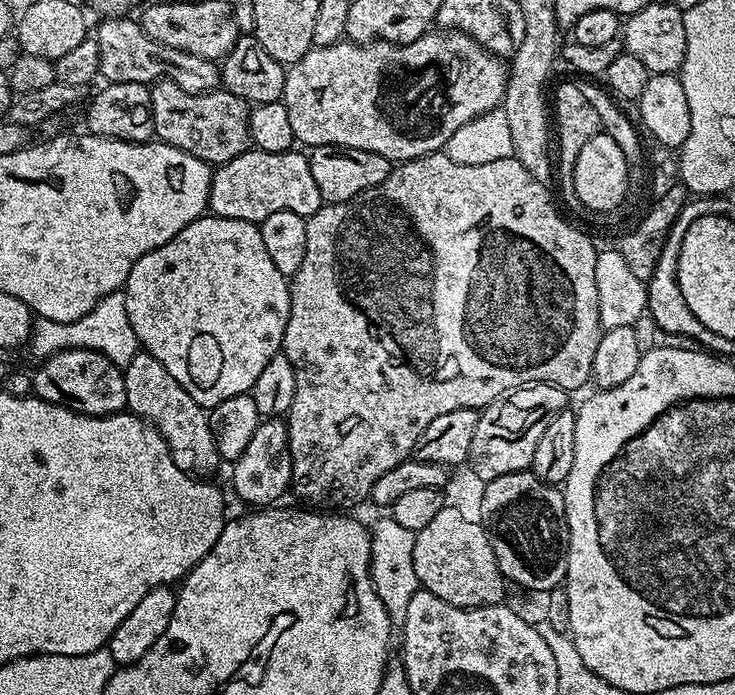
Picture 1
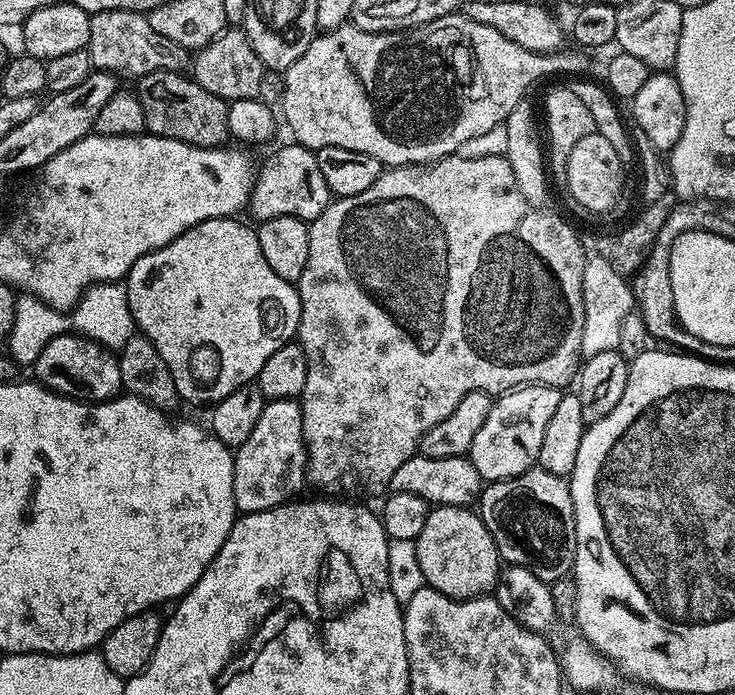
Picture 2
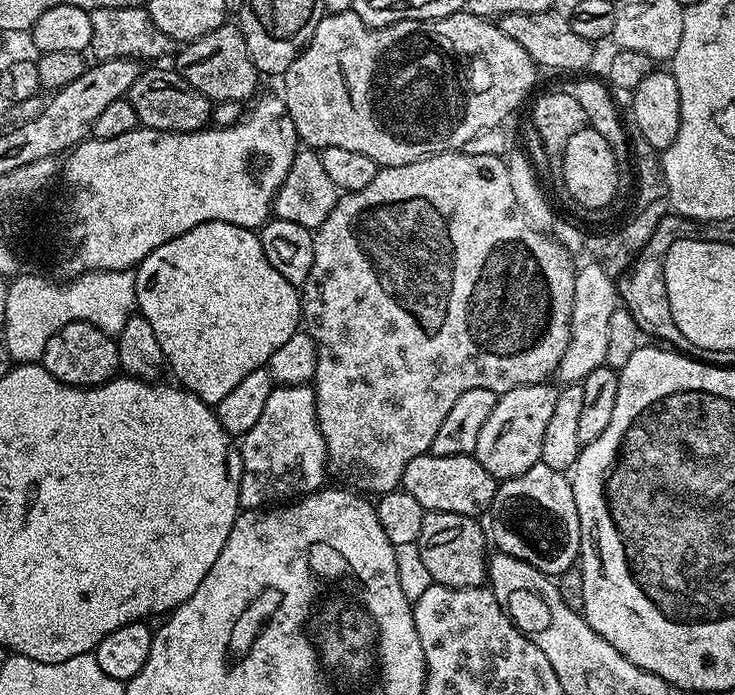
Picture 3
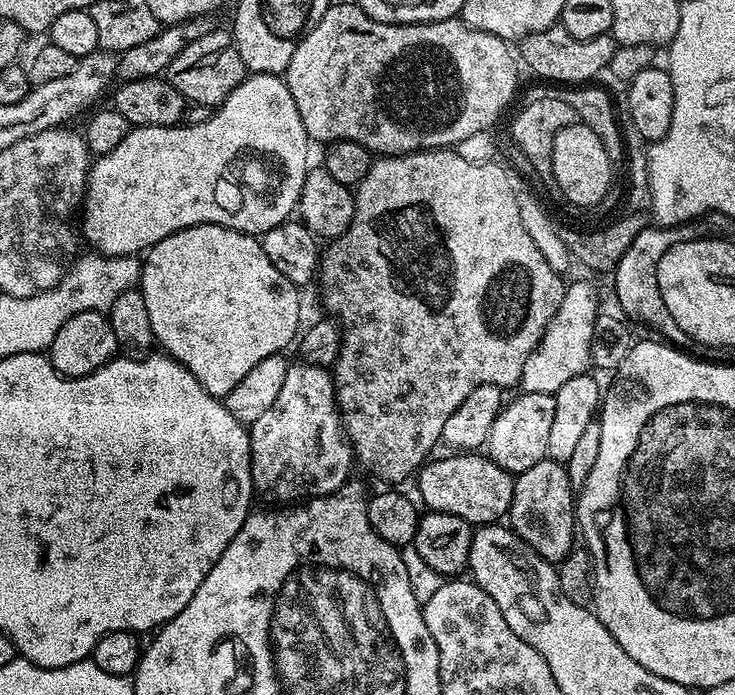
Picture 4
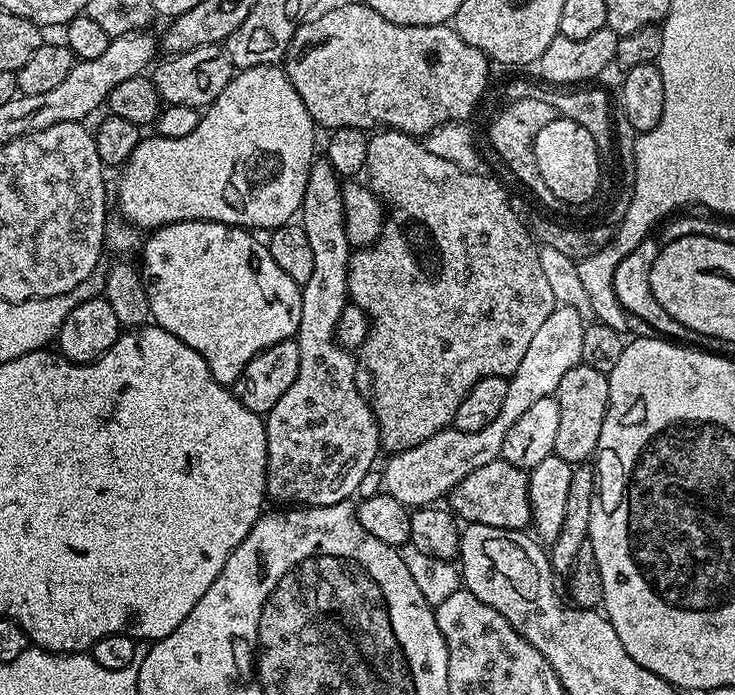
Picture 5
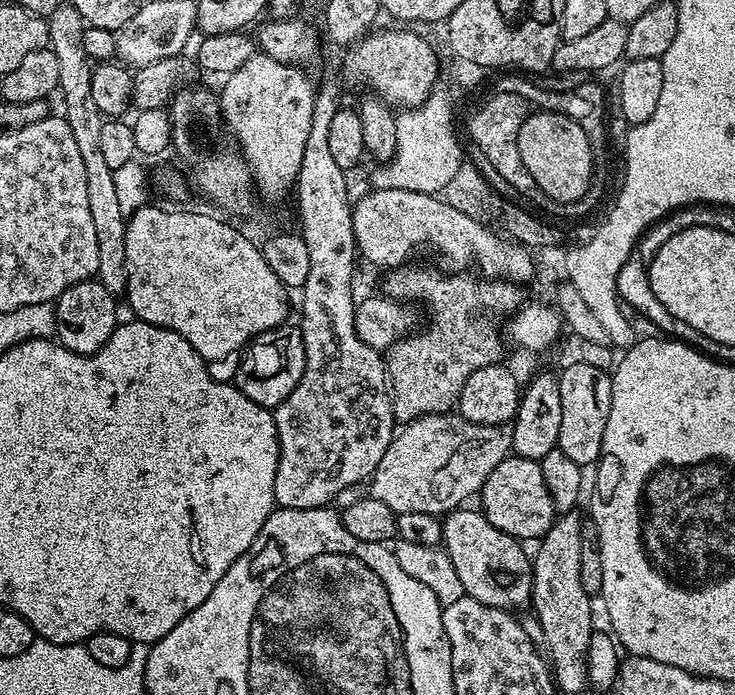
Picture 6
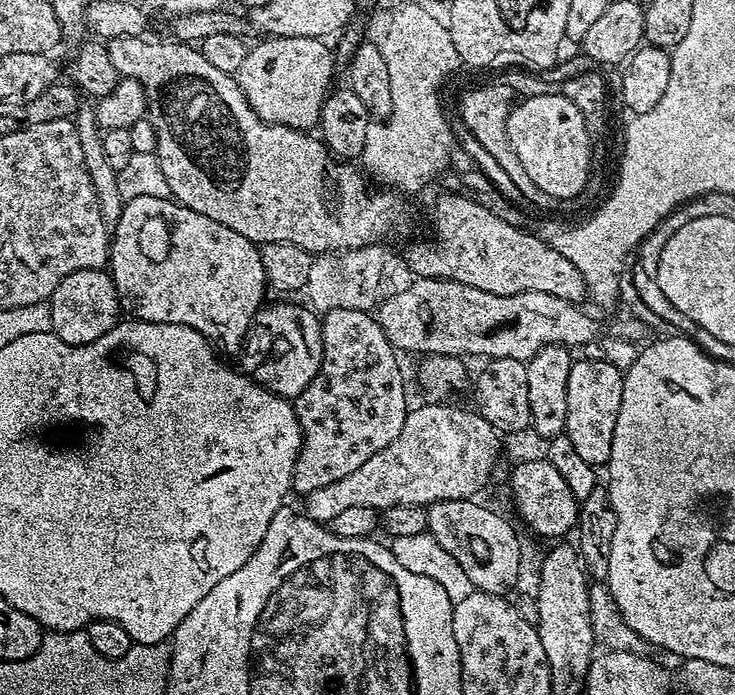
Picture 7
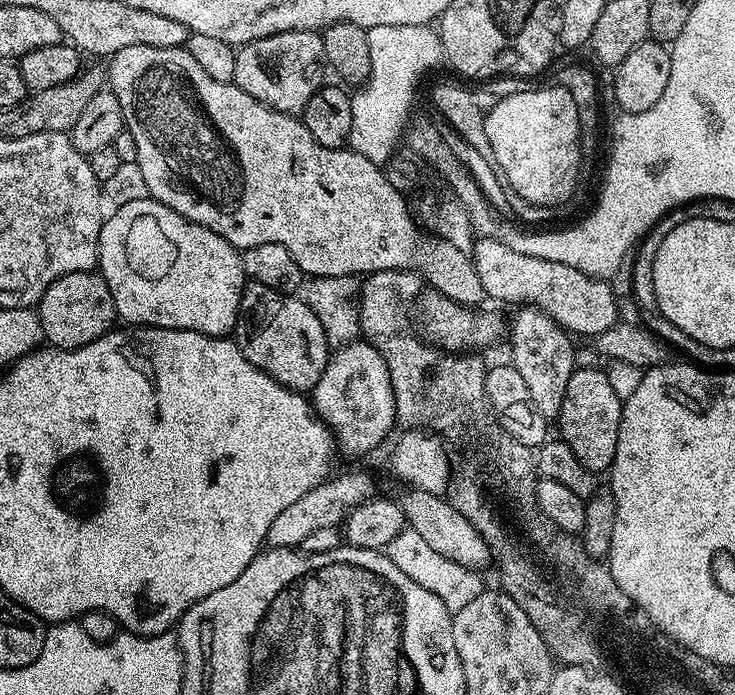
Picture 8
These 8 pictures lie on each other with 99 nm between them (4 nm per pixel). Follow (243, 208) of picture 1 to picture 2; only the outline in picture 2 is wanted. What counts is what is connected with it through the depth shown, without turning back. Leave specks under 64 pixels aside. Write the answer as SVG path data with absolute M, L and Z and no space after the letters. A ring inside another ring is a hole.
M288 142L285 148L278 149L261 166L260 172L258 168L251 182L250 208L252 206L253 221L256 222L279 216L296 216L310 222L318 218L318 214L322 214L329 203L326 178L322 178L322 170L318 170L315 151L295 142Z

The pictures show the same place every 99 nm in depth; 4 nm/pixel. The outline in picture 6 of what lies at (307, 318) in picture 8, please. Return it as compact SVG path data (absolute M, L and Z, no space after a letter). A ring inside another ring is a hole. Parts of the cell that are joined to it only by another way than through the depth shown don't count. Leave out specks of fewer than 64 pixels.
M285 322L279 328L258 334L243 349L239 357L240 365L236 368L236 377L234 377L236 389L246 394L250 402L258 402L258 406L269 410L275 410L288 397L290 390L298 386L302 370L306 366L304 333L299 327L292 325L291 328L290 325L291 323Z

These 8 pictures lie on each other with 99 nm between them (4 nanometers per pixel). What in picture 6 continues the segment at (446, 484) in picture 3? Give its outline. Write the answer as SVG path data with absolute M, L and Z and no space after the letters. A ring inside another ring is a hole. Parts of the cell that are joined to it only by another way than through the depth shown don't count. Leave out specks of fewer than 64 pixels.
M509 454L491 470L490 476L480 488L479 500L479 507L485 518L498 530L515 536L521 542L539 541L546 530L550 530L558 515L554 498L550 496L550 490L546 486L546 478L542 478L540 461L515 454Z

